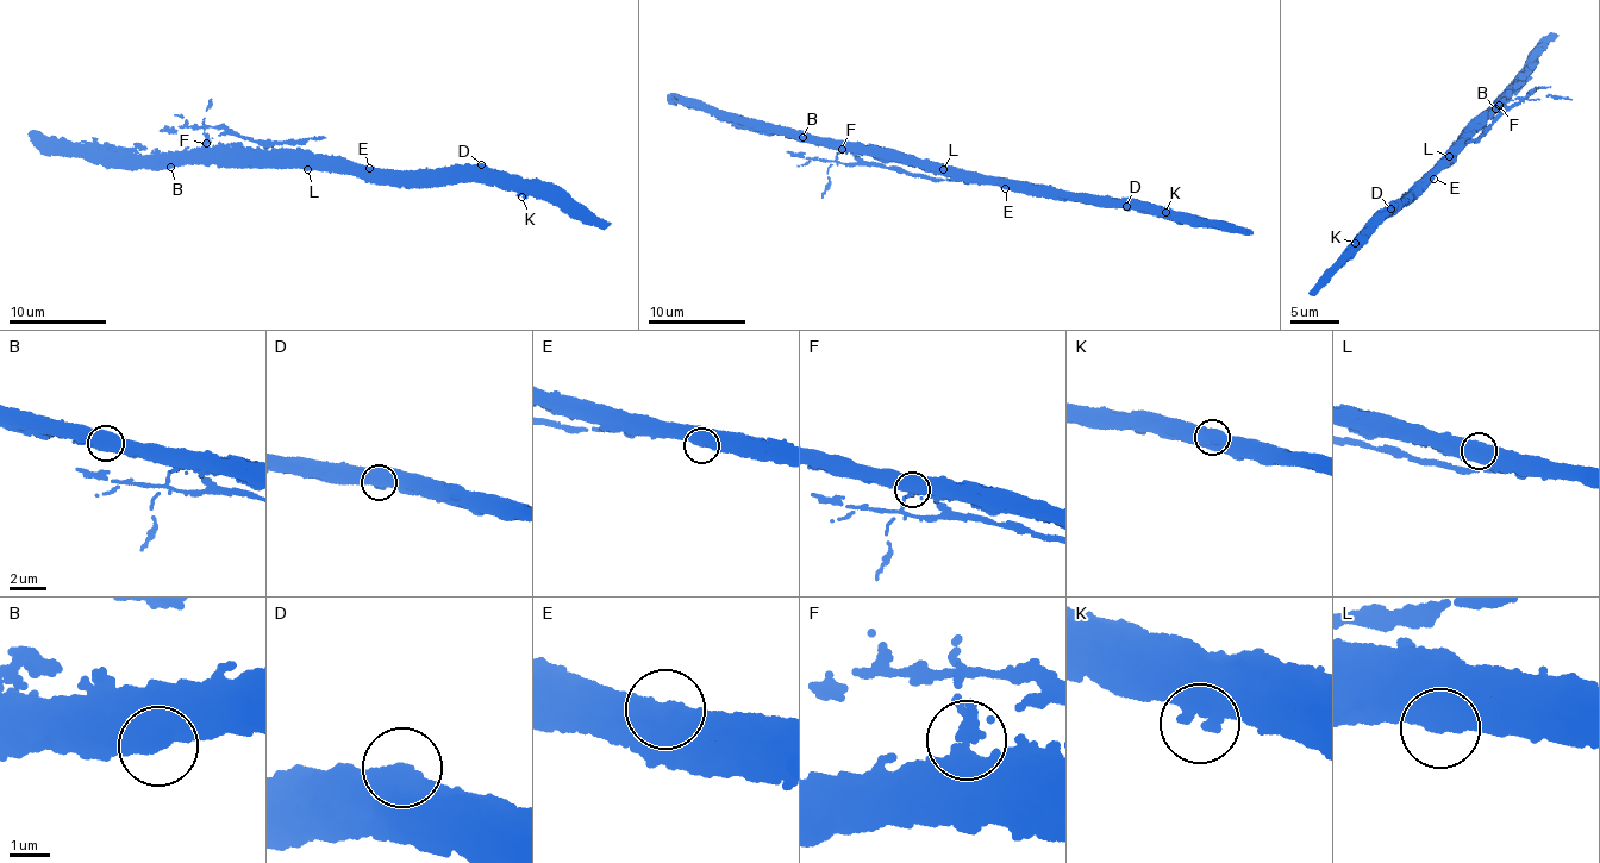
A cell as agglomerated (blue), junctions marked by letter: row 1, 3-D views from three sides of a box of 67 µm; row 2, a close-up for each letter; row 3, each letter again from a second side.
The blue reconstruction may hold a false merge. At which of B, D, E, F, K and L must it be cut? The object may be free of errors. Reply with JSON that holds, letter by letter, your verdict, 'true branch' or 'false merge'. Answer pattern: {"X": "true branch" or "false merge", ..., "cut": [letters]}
{"B": "true branch", "D": "true branch", "E": "true branch", "F": "false merge", "K": "true branch", "L": "true branch", "cut": ["F"]}

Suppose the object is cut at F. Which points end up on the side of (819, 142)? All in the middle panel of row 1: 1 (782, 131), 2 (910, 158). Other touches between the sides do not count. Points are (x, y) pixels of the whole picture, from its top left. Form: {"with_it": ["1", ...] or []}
{"with_it": ["1", "2"]}

